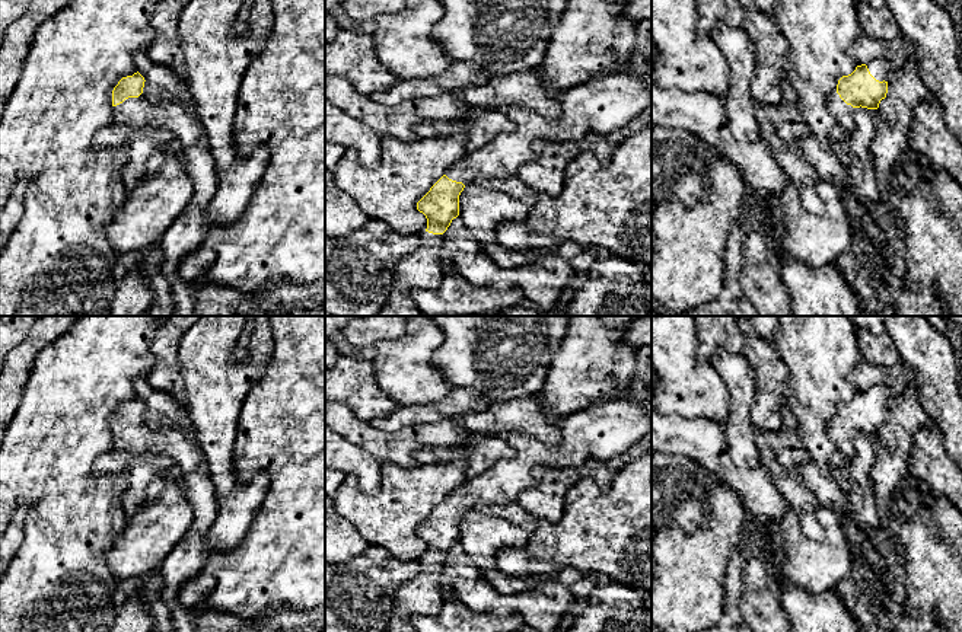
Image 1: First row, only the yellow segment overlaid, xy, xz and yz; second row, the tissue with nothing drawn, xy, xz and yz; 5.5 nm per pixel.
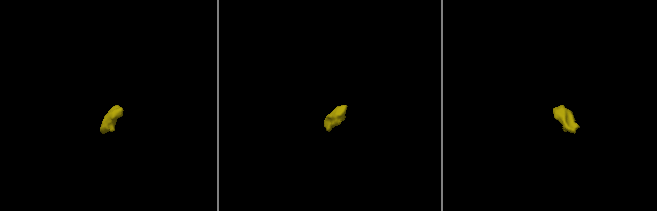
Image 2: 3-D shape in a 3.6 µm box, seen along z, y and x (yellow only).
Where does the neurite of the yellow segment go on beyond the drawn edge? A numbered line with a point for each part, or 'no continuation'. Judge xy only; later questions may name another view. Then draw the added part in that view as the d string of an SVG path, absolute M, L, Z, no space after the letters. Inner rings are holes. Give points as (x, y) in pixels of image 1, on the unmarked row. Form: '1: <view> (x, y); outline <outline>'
1: xy (145, 437); outline M141 419L114 432L112 451L130 454L155 453L172 459L184 473L195 472L203 460L203 451L176 427Z

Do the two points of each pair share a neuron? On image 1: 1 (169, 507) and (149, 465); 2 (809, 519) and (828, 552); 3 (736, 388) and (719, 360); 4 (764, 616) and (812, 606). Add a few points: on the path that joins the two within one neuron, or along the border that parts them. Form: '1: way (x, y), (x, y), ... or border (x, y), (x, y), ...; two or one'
1: border (185, 492), (172, 481), (156, 500), (134, 511); two
2: border (818, 506), (815, 519), (822, 536), (812, 540); two
3: way (736, 380), (726, 367); one
4: border (773, 580), (779, 593), (779, 603), (787, 616); two

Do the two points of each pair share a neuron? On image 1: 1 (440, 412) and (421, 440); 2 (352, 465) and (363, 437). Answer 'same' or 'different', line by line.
1: different
2: different

